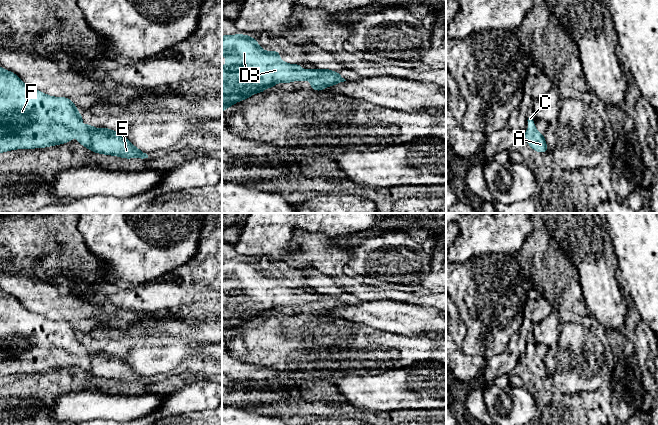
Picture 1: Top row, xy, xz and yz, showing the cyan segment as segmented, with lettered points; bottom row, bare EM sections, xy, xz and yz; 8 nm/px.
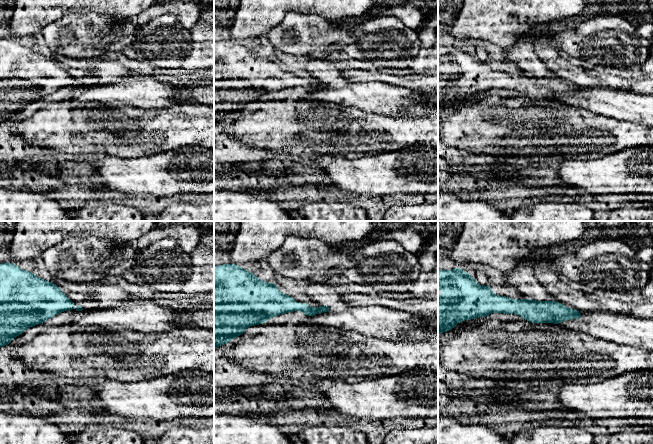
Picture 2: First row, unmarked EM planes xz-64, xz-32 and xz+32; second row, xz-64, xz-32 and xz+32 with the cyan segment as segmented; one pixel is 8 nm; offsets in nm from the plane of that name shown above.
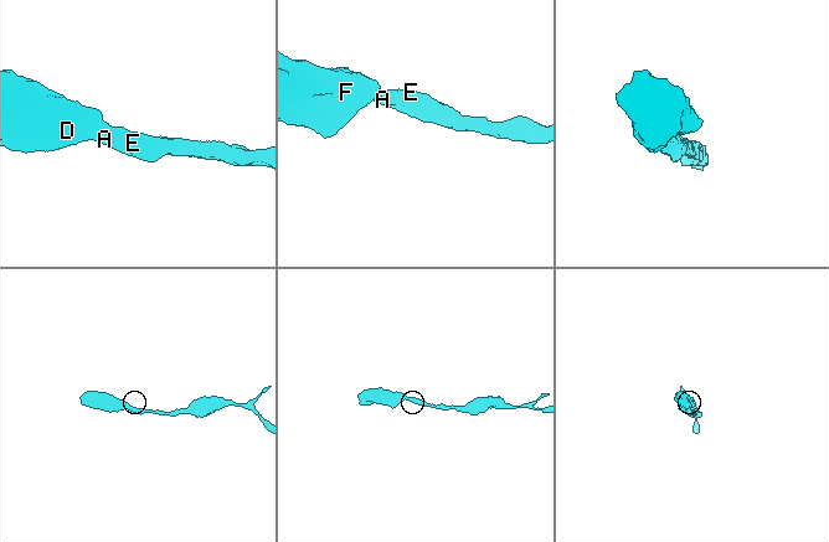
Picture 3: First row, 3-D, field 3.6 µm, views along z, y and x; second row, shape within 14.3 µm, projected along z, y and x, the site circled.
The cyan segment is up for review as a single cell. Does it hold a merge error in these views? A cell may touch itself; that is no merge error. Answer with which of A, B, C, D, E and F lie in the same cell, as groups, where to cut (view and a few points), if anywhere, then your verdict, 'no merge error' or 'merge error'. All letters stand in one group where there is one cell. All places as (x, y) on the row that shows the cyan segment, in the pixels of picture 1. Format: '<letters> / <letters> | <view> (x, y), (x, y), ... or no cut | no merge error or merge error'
A B C D E F | no cut | no merge error

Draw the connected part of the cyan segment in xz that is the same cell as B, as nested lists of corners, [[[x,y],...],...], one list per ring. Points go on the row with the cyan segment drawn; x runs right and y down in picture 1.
[[[241,33],[222,36],[222,56],[226,57],[226,65],[222,66],[222,112],[256,93],[273,88],[277,83],[307,80],[311,83],[311,89],[319,92],[346,81],[340,72],[331,69],[303,70],[299,64],[284,62],[280,59],[279,51],[265,51],[256,39]]]

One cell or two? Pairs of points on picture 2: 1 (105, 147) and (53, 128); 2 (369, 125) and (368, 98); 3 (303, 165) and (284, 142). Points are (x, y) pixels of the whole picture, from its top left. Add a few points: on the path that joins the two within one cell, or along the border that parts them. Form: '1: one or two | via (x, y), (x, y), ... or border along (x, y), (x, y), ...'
1: one | via (92, 134), (88, 130), (66, 129)
2: two | border along (346, 106), (355, 106), (371, 112), (392, 115)
3: two | border along (283, 152), (305, 155), (307, 157)

